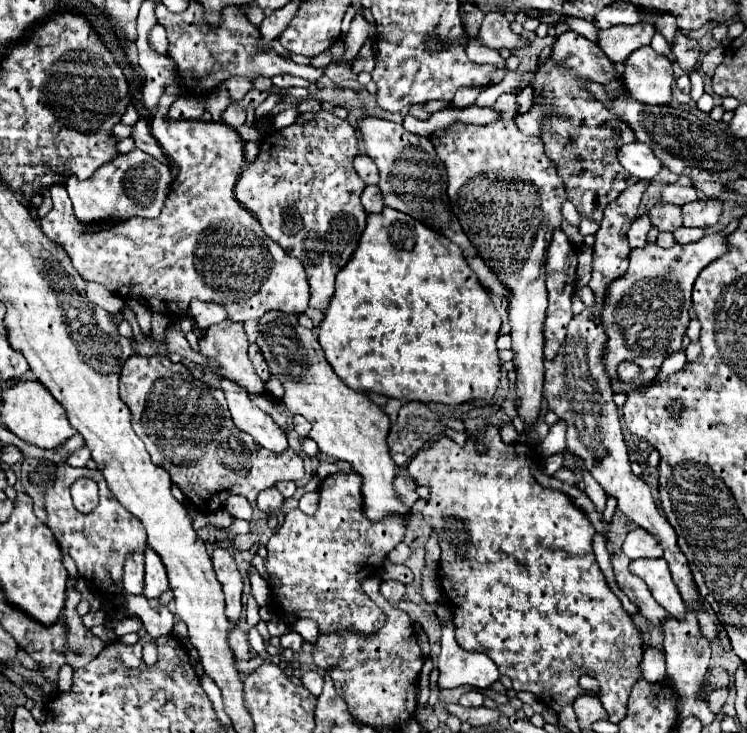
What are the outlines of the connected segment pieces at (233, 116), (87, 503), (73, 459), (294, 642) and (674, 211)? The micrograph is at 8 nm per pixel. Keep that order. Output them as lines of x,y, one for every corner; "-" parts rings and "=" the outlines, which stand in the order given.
229,104
227,110
221,114
221,118
223,118
225,124
237,128
237,126
241,126
245,122
245,110
241,106
237,106
237,104
=
79,478
71,486
71,496
79,512
91,512
99,502
99,486
91,478
=
83,446
81,450
73,452
73,454
67,458
67,464
71,464
71,466
85,466
87,460
91,460
91,450
87,450
87,446
=
290,631
280,637
281,646
294,651
298,651
301,648
302,641
303,638
294,631
=
657,202
649,210
649,218
651,218
651,224
657,226
659,230
673,232
675,228
681,226
681,206
669,204
669,202

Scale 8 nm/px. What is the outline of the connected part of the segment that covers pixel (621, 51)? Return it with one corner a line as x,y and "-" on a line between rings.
637,22
631,26
611,26
599,32
599,46
611,62
623,62
633,50
651,44
656,30
653,24

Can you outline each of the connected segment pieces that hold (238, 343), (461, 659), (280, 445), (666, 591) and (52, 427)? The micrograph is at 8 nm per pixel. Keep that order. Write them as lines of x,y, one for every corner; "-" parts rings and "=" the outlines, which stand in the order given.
223,320
209,326
203,332
199,346
207,358
215,358
221,364
225,378
235,380
253,394
265,392
265,384
247,356
247,334
243,322
=
437,600
437,618
441,620
441,654
437,658
437,668
439,668
439,688
455,688
461,684
473,686
473,688
489,688
495,680
499,680
497,666
489,660
489,656
483,656
479,652
467,652
463,650
457,640
455,640
455,624
453,624
453,614
449,604
=
221,380
221,390
227,398
231,418
239,430
251,434
255,438
255,442
259,442
267,450
281,452
287,448
285,432
273,422
273,418
269,414
265,414
263,410
259,410
257,406
251,404
251,400
247,398
247,392
243,388
235,386
229,380
=
655,558
655,560
633,560
629,564
629,570
643,578
643,582
649,586
653,598
673,616
673,618
679,618
683,620
685,614
687,614
687,608
685,608
685,602
679,594
679,588
675,586
673,578
671,578
671,572
669,572
669,566
663,558
=
39,380
19,382
19,384
11,386
9,390
5,390
3,392
1,416
3,416
3,422
5,422
7,430
11,430
23,442
35,444
35,446
47,448
47,450
59,448
71,436
77,434
73,430
73,426
69,424
63,406
59,406
59,402
55,402
55,398
51,394
47,394
47,388

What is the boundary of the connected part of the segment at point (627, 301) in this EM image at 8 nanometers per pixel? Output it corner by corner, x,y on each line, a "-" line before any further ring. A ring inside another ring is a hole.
711,232
699,242
675,244
669,250
659,248
657,244
647,244
645,248
635,248
629,254
629,268
623,276
613,280
607,286
601,322
607,334
603,346
601,364
611,378
613,392
631,392
649,388
663,364
665,358
675,354
681,348
681,340
689,326
689,308
693,304
691,290
705,266
721,258
731,250
725,232
-
669,274
669,278
663,278
-
623,360
633,360
641,366
643,374
633,384
621,384
615,376
617,364

